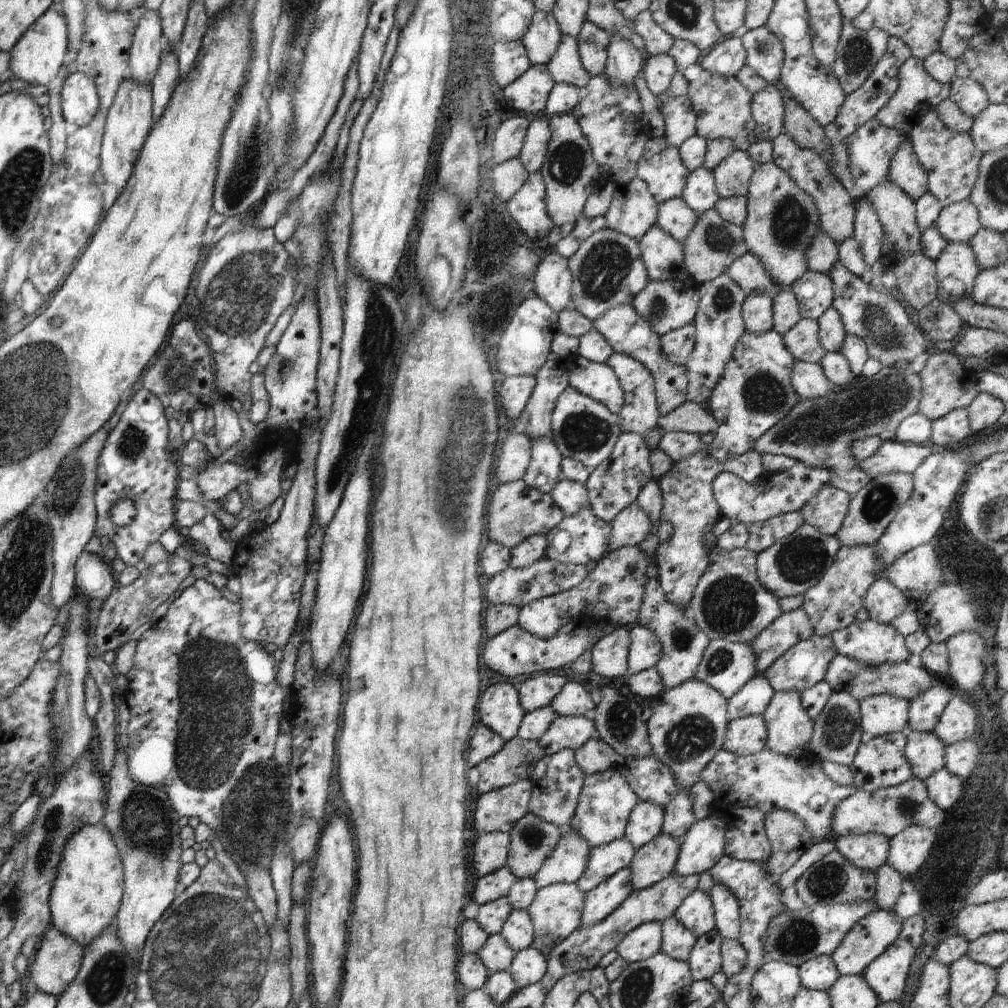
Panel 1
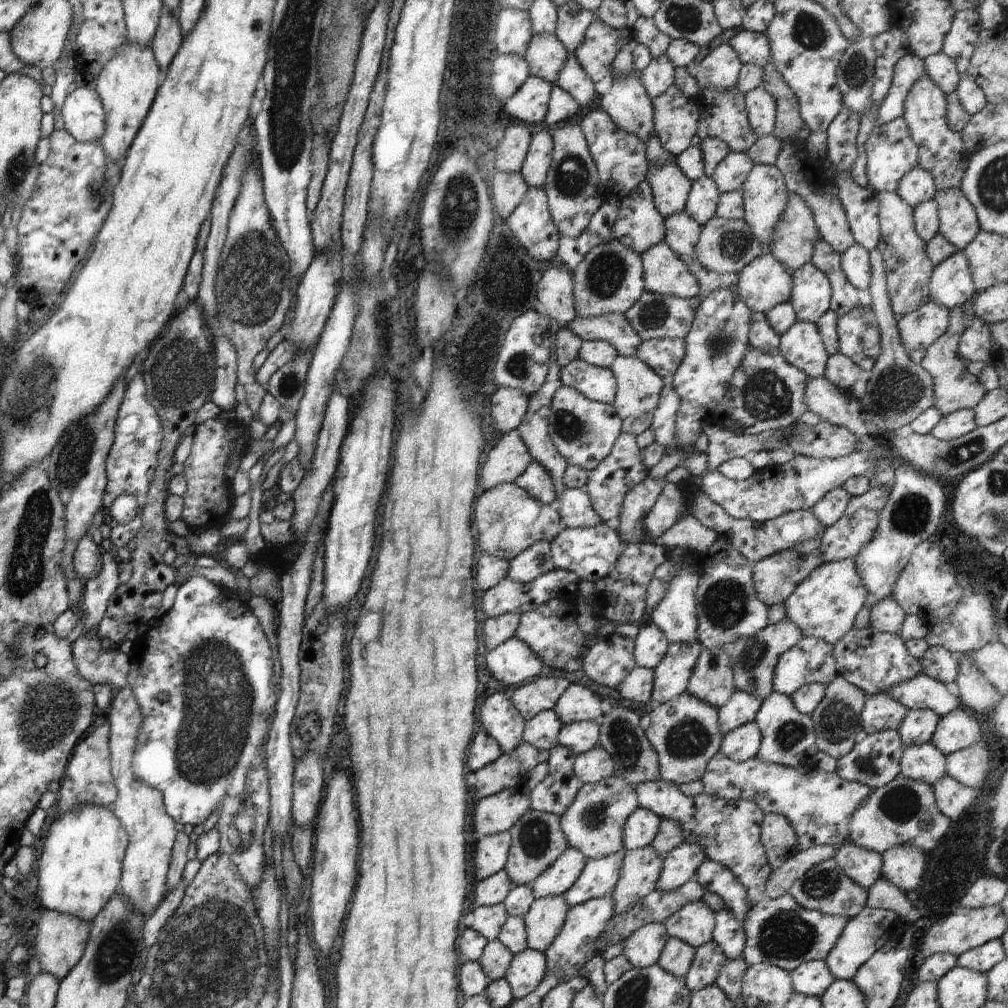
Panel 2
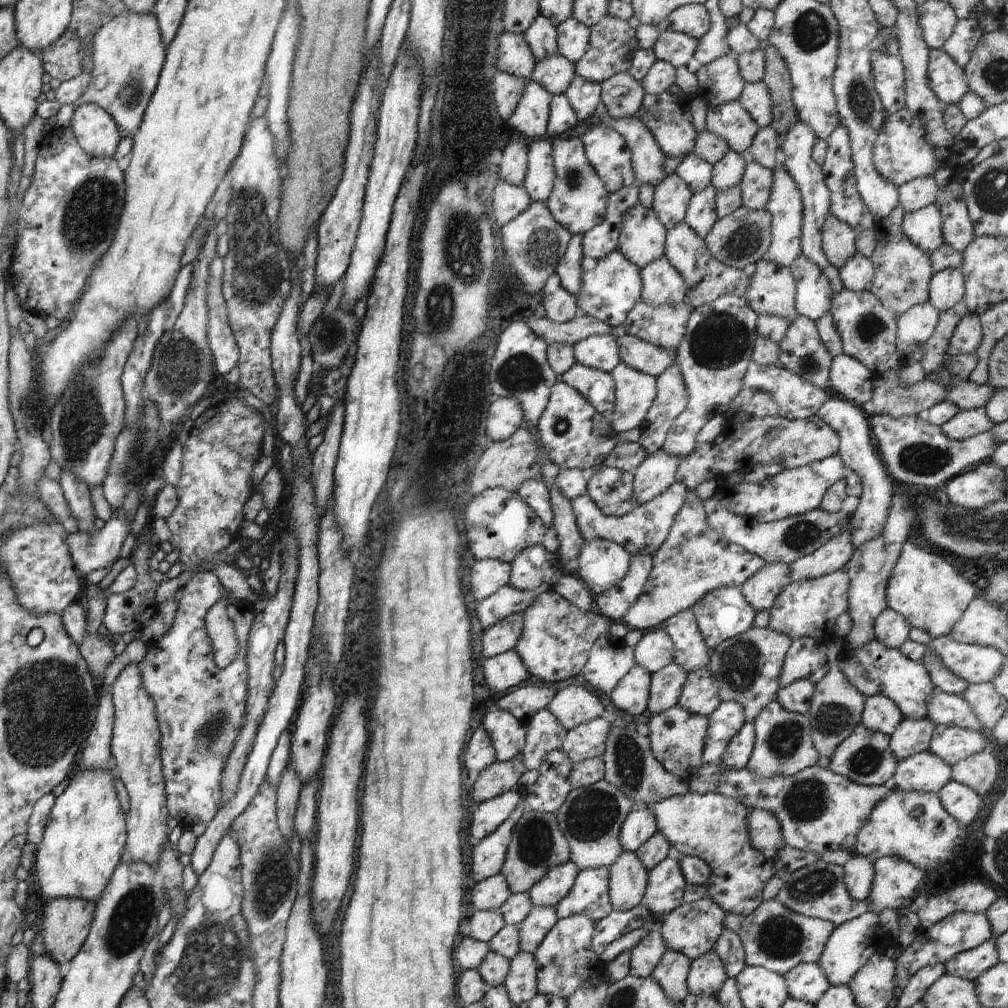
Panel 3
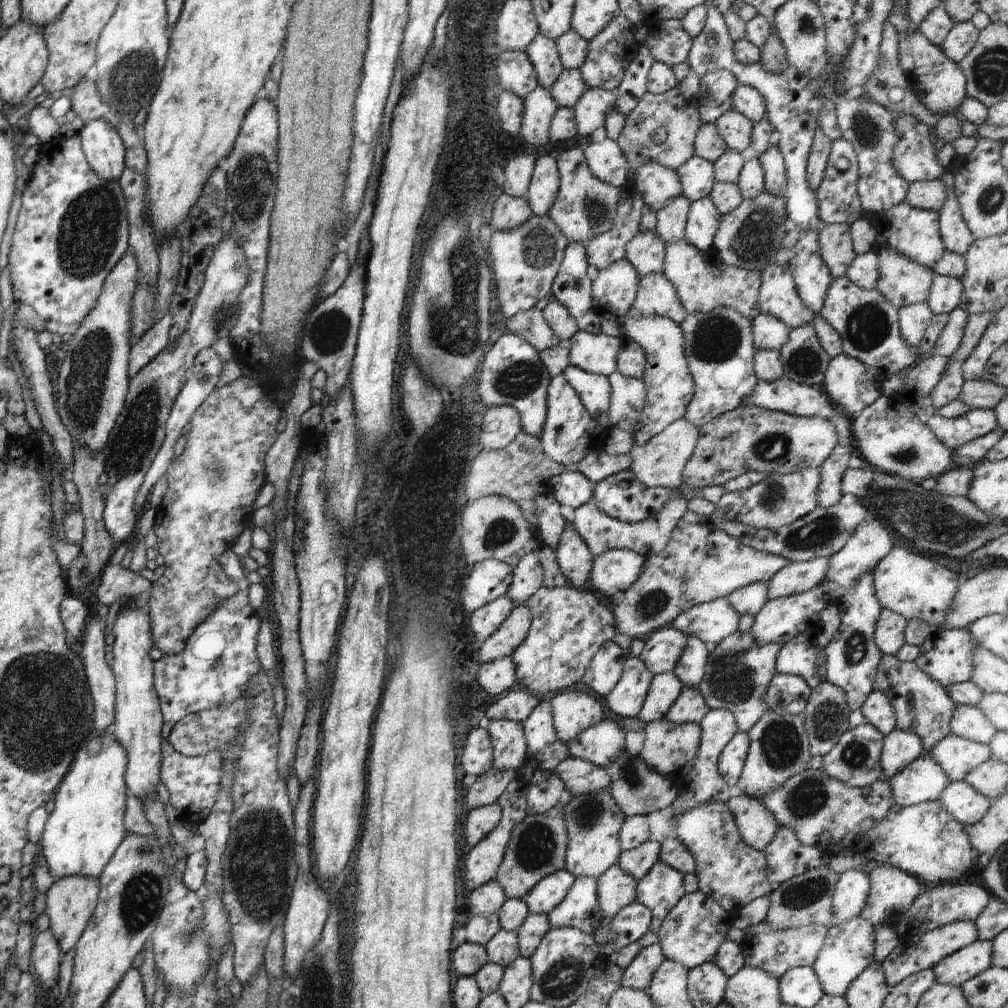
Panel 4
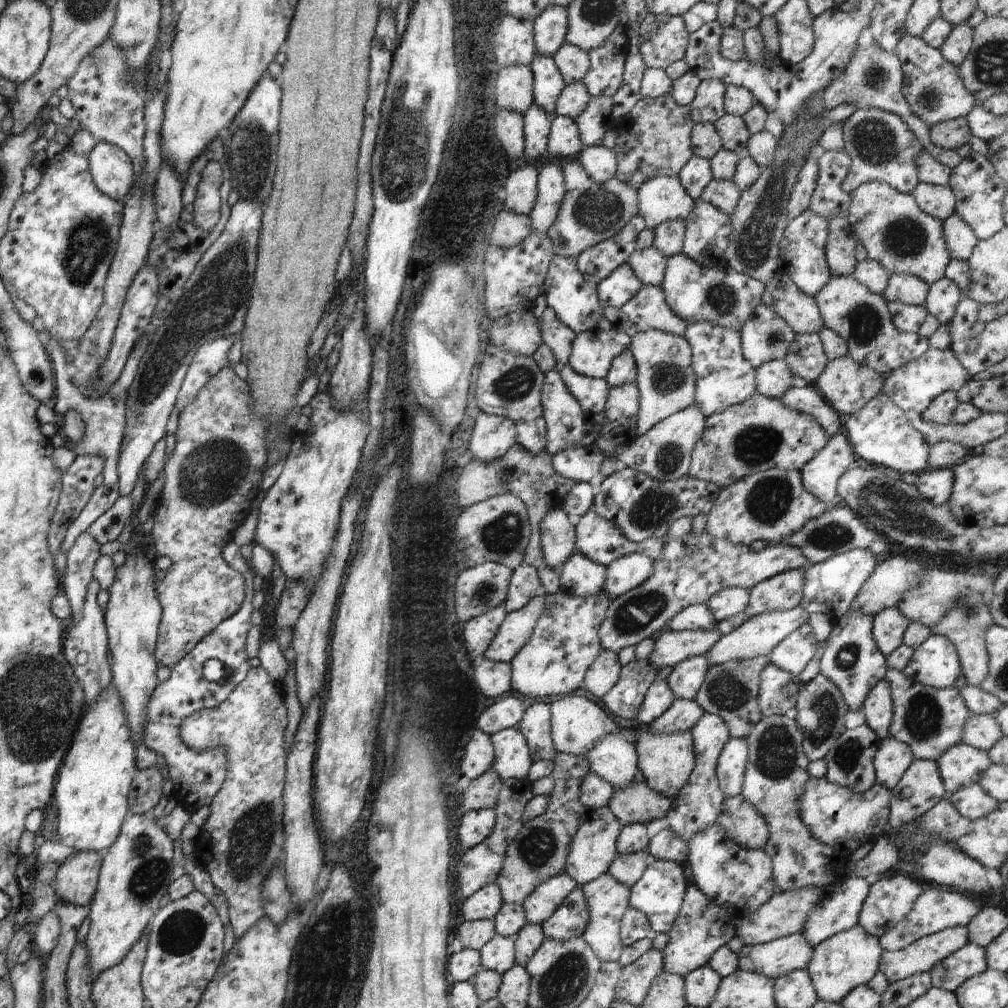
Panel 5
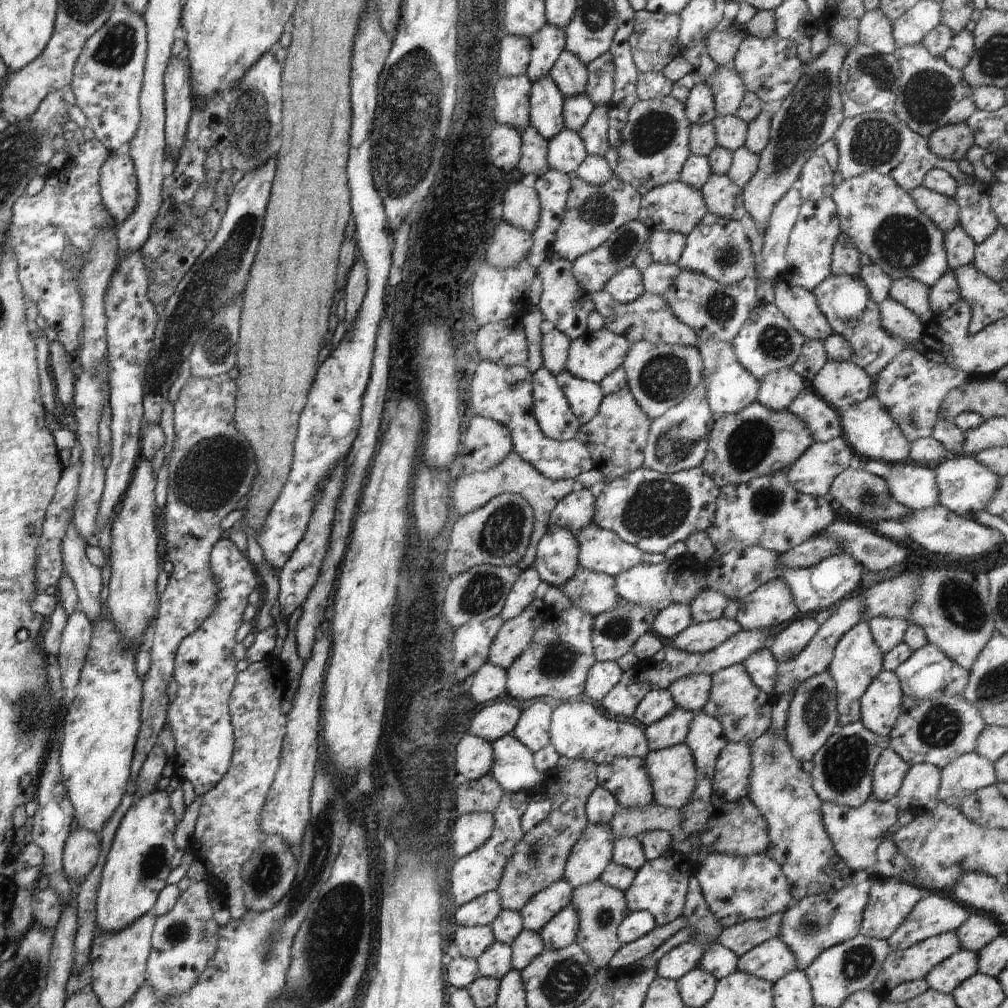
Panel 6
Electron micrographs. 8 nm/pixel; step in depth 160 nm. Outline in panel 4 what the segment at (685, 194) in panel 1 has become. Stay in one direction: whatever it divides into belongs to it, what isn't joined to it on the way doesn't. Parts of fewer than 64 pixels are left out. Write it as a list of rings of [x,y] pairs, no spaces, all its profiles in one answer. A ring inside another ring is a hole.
[[[710,197],[691,202],[685,224],[685,239],[704,254],[712,254],[714,235],[722,219],[723,215]]]

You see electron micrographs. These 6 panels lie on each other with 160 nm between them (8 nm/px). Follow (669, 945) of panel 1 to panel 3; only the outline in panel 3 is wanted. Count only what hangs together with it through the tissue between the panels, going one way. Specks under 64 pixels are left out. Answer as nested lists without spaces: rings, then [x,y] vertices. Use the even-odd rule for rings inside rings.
[[[667,949],[651,974],[667,996],[681,1005],[690,993],[687,987],[687,976],[691,962],[692,960],[685,954]]]

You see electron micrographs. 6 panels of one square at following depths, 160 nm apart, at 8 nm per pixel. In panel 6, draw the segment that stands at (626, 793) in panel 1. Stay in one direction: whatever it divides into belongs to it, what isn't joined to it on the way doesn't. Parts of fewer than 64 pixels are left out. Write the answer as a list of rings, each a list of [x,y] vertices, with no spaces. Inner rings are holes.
[[[589,822],[569,854],[563,879],[573,889],[598,880],[613,860],[615,839],[609,824],[595,825]]]

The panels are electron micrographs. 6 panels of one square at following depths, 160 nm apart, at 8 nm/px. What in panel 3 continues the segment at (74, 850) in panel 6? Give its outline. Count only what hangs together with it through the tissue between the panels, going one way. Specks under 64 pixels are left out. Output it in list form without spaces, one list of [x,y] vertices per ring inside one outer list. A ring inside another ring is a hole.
[[[58,897],[46,902],[43,911],[44,921],[37,929],[44,930],[46,954],[60,966],[66,968],[74,956],[80,952],[93,921],[94,909],[95,903],[80,897]]]

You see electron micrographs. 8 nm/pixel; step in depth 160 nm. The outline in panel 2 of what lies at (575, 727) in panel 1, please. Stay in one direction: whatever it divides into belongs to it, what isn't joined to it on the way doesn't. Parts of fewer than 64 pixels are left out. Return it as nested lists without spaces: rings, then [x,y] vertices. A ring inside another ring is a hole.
[[[580,721],[563,725],[557,736],[560,745],[569,748],[575,755],[581,755],[599,744],[599,721]]]

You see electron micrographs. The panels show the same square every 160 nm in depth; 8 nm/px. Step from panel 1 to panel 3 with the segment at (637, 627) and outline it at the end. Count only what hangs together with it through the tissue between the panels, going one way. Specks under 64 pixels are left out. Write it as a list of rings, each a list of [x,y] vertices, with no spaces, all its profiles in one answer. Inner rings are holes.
[[[664,629],[646,631],[634,647],[636,664],[650,674],[659,671],[673,662],[675,646]]]

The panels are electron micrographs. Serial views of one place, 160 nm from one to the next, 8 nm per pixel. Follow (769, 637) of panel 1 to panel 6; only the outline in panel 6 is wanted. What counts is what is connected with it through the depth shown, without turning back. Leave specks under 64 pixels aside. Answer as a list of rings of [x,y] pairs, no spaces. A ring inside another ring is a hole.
[[[741,664],[719,670],[711,676],[711,681],[710,696],[703,710],[720,722],[728,741],[750,746],[751,742],[768,732],[771,723],[768,695],[754,684]]]

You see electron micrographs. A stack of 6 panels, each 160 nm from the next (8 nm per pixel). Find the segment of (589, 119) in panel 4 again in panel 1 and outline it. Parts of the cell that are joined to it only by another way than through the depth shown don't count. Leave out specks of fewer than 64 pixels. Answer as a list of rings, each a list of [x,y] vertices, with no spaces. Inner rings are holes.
[[[568,34],[561,35],[560,44],[547,65],[550,77],[554,83],[565,83],[577,88],[585,88],[591,77],[582,67],[578,40]]]

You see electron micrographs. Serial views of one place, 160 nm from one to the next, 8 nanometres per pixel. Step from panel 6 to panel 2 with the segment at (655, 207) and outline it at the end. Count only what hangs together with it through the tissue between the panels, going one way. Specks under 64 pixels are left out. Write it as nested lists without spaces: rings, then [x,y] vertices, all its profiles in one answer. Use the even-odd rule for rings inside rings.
[[[636,71],[626,77],[613,77],[610,91],[601,98],[601,109],[623,130],[637,136],[646,147],[648,137],[655,131],[653,123],[654,109],[651,98],[642,84],[640,72]]]

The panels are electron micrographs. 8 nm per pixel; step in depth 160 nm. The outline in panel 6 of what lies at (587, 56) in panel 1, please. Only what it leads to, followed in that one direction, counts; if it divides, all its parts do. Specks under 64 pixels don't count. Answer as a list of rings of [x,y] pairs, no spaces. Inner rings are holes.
[[[605,52],[587,64],[585,95],[596,105],[607,105],[613,93],[614,65],[611,54]]]

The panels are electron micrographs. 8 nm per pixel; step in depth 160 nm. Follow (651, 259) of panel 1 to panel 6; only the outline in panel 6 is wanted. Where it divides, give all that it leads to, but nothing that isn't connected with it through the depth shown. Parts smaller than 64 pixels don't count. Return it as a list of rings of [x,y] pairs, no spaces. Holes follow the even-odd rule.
[[[604,290],[591,293],[591,301],[596,312],[602,314],[604,327],[618,336],[623,336],[630,344],[636,341],[650,341],[655,345],[664,343],[672,346],[697,347],[700,342],[694,329],[674,316],[663,296],[645,292],[631,303],[620,303]]]

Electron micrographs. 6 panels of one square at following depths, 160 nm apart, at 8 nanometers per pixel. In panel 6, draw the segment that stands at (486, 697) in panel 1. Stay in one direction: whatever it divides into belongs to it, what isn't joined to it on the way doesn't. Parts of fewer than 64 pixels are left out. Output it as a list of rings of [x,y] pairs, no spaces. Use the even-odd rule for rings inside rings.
[[[511,734],[492,743],[493,761],[490,775],[502,790],[533,795],[543,782],[544,775],[536,767],[533,752]]]

